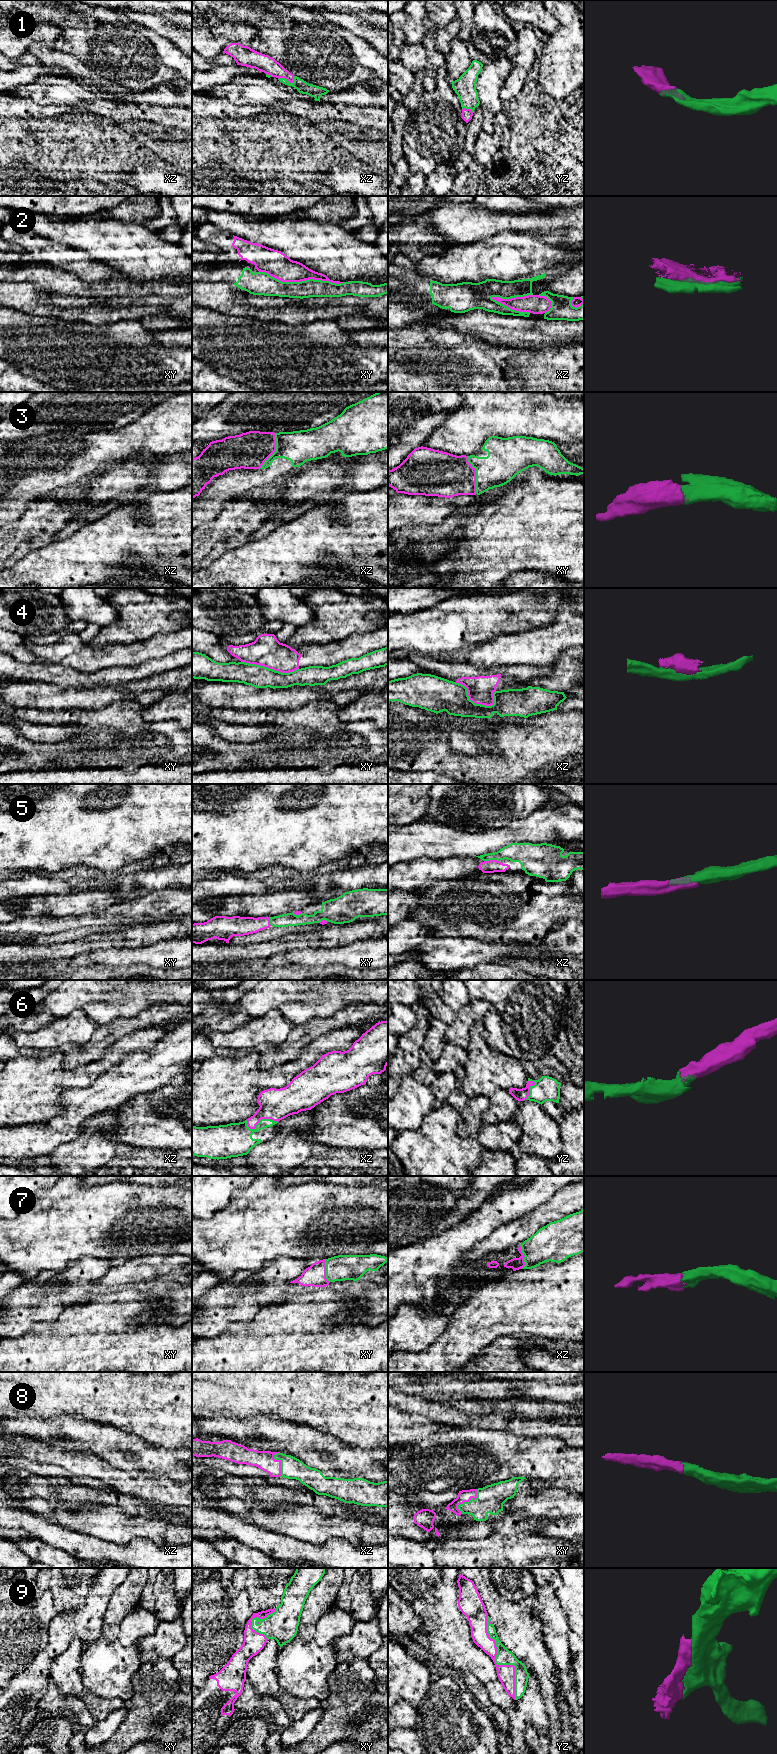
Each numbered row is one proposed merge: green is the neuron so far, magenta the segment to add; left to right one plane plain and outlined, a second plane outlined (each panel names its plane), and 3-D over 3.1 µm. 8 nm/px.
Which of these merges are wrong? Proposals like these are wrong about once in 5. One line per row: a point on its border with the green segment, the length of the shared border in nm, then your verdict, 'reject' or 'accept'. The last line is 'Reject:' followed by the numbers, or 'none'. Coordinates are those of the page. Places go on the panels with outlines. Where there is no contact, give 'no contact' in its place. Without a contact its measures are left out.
1: xz (286, 79) | 140 nm | accept
2: xy (301, 281) | 700 nm | reject
3: xy (476, 475) | 320 nm | accept
4: xz (471, 700) | 360 nm | reject
5: xz (491, 859) | 130 nm | accept
6: xz (261, 1119) | 260 nm | accept
7: xz (524, 1257) | 180 nm | accept
8: xy (467, 1502) | 240 nm | accept
9: yz (498, 1664) | 700 nm | accept
Reject: 2, 4

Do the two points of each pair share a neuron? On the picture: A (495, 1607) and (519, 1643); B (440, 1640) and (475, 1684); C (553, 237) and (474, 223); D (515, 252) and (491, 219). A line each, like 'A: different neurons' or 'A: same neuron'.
A: same neuron
B: different neurons
C: same neuron
D: different neurons

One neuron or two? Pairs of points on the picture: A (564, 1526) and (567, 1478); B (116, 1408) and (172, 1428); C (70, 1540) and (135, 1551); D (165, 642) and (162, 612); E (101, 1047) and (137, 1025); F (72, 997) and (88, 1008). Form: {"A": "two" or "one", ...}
{"A": "two", "B": "one", "C": "one", "D": "two", "E": "one", "F": "one"}

